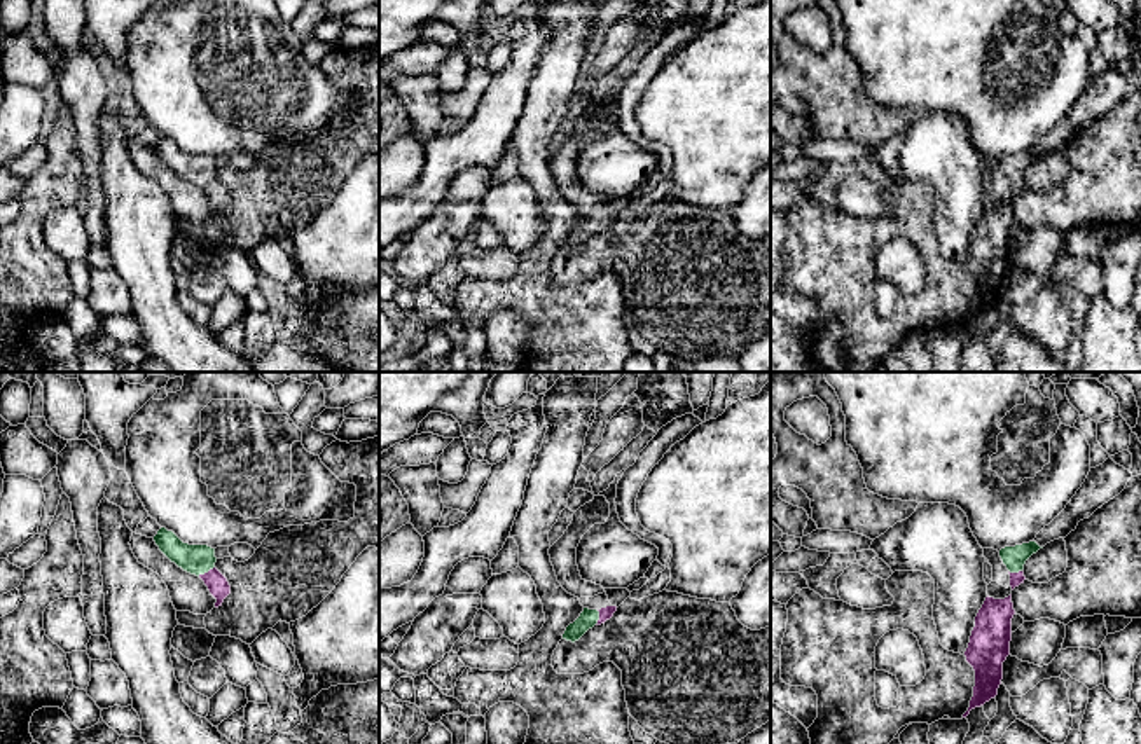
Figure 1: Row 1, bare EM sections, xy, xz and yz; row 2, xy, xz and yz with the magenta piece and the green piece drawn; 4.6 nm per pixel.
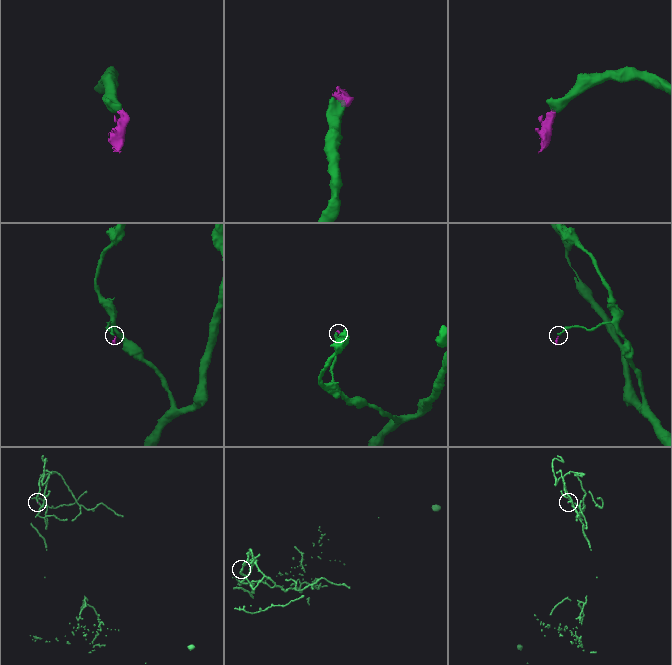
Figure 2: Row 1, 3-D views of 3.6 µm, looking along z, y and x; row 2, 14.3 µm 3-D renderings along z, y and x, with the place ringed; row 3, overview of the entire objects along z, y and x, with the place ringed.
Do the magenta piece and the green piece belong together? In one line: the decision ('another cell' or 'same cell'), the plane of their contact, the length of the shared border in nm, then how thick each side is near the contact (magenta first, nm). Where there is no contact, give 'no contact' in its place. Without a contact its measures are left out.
same cell | xy | 90 nm | 100/140 nm

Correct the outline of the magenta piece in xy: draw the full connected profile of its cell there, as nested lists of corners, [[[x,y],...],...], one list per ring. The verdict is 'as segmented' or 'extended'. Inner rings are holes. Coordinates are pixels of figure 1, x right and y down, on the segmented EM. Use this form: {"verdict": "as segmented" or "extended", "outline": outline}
{"verdict": "extended", "outline": [[[161,527],[154,536],[159,550],[183,571],[199,576],[217,599],[215,608],[222,606],[231,594],[227,578],[215,568],[215,548],[208,545],[183,543],[173,531]]]}

